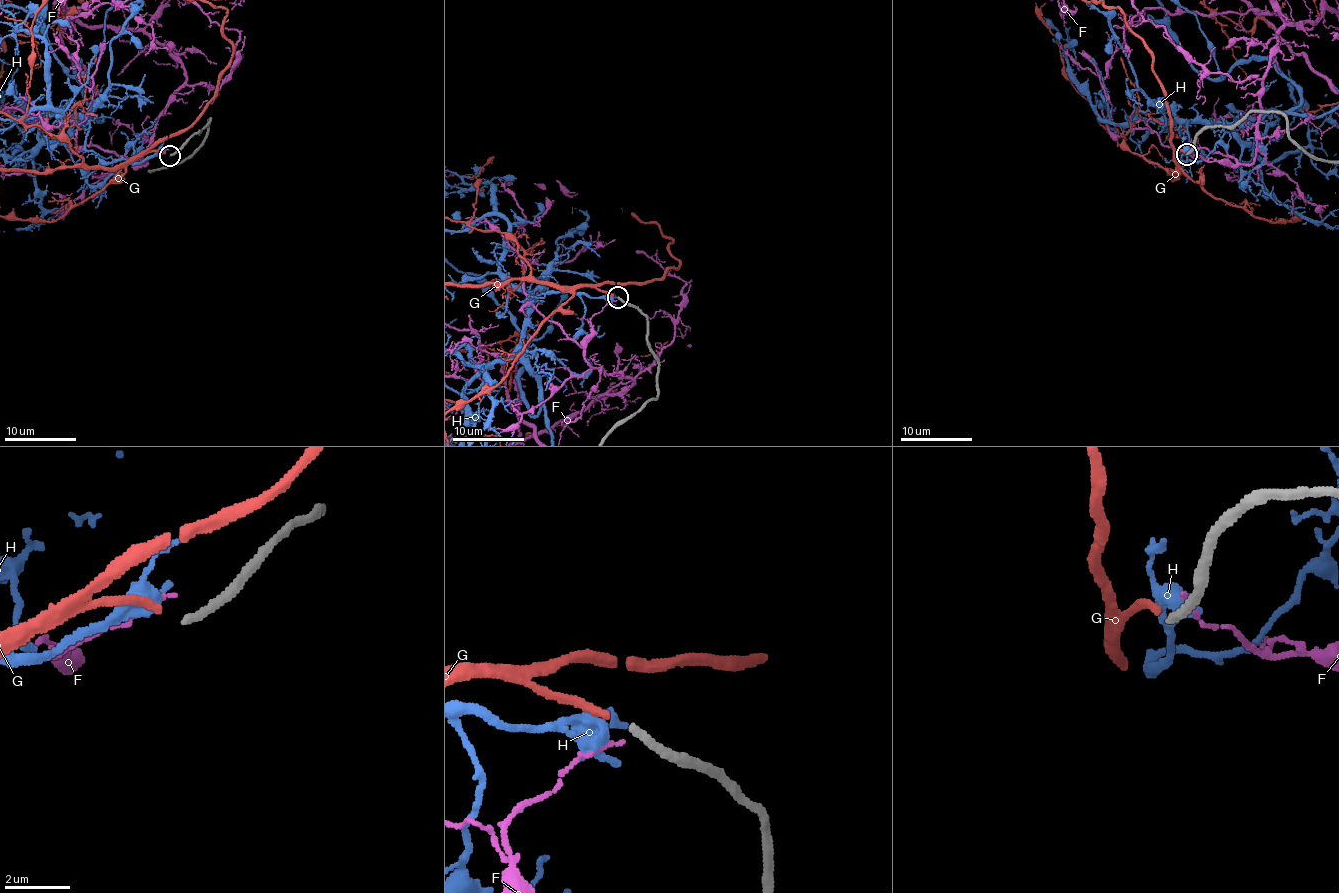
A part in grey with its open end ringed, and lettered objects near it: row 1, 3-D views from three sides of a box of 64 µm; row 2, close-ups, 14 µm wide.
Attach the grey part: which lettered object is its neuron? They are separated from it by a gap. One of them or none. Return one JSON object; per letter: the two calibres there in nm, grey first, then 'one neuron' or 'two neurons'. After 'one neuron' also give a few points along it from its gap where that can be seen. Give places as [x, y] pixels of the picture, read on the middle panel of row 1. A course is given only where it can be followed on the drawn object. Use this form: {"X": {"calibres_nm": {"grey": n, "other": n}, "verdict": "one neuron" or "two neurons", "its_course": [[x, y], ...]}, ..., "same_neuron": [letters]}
{"F": {"calibres_nm": {"grey": 240, "other": 120}, "verdict": "two neurons"}, "G": {"calibres_nm": {"grey": 240, "other": 240}, "verdict": "two neurons"}, "H": {"calibres_nm": {"grey": 240, "other": 400}, "verdict": "two neurons"}, "same_neuron": []}

